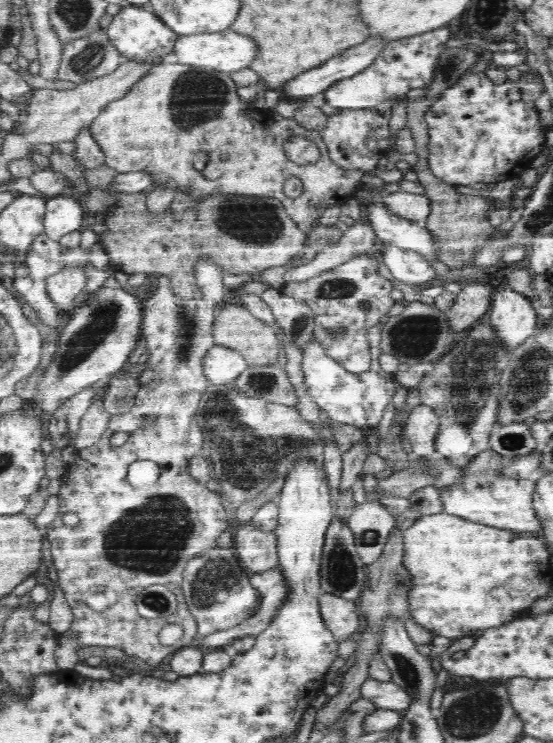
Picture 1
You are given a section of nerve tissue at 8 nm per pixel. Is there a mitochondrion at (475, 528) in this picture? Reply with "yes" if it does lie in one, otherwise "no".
no

